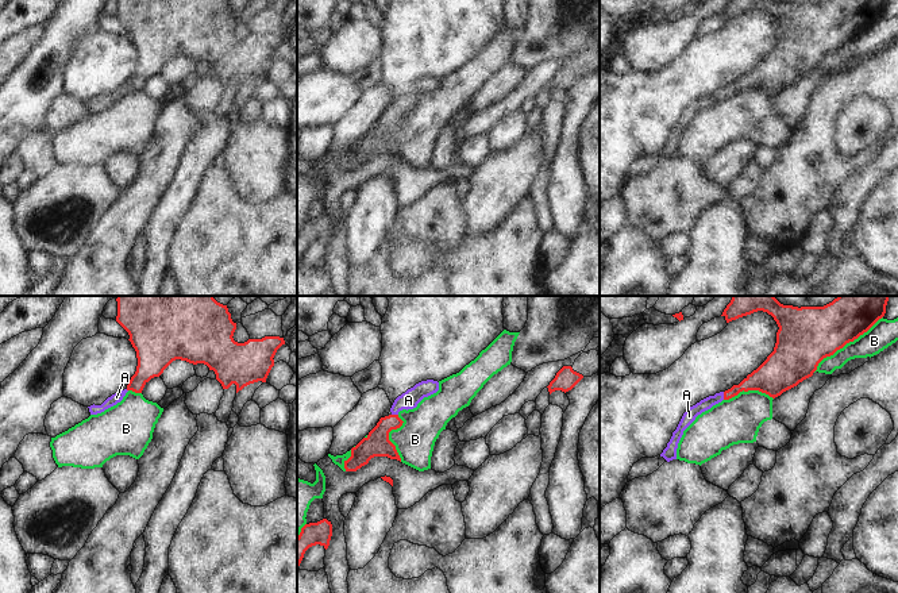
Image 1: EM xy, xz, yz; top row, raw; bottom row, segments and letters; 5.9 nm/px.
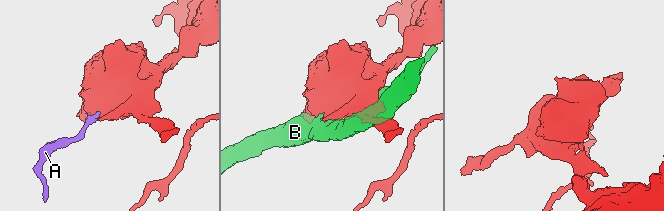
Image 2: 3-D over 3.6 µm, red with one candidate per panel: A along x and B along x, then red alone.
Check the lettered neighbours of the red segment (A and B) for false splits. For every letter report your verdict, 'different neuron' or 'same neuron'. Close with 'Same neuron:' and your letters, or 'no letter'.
A: same neuron
B: different neuron
Same neuron: A

